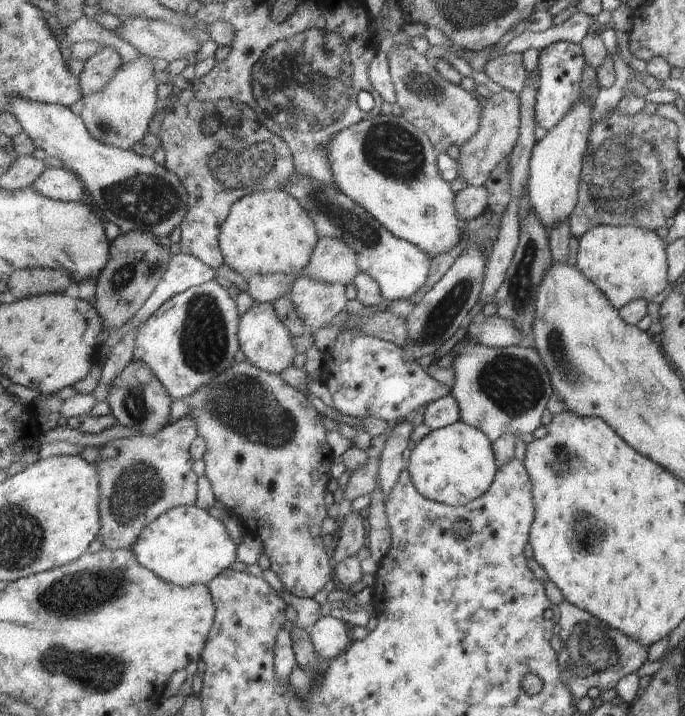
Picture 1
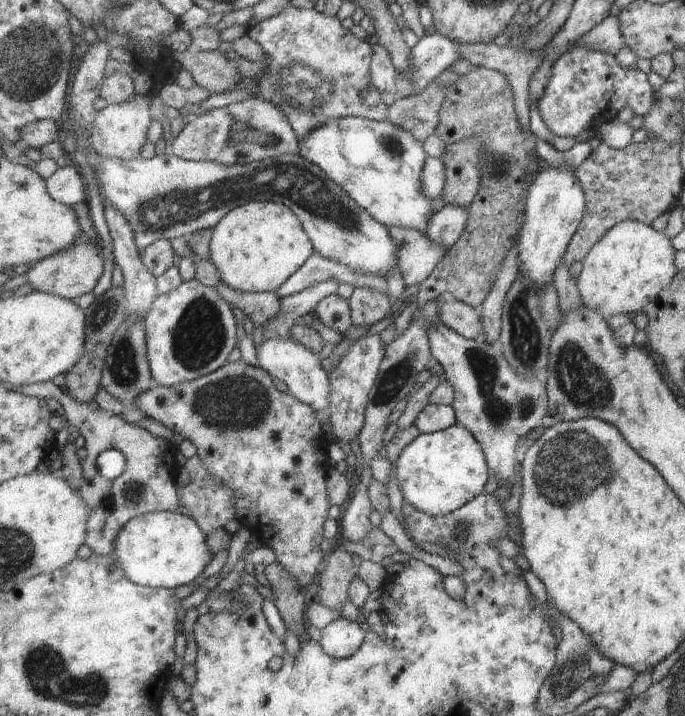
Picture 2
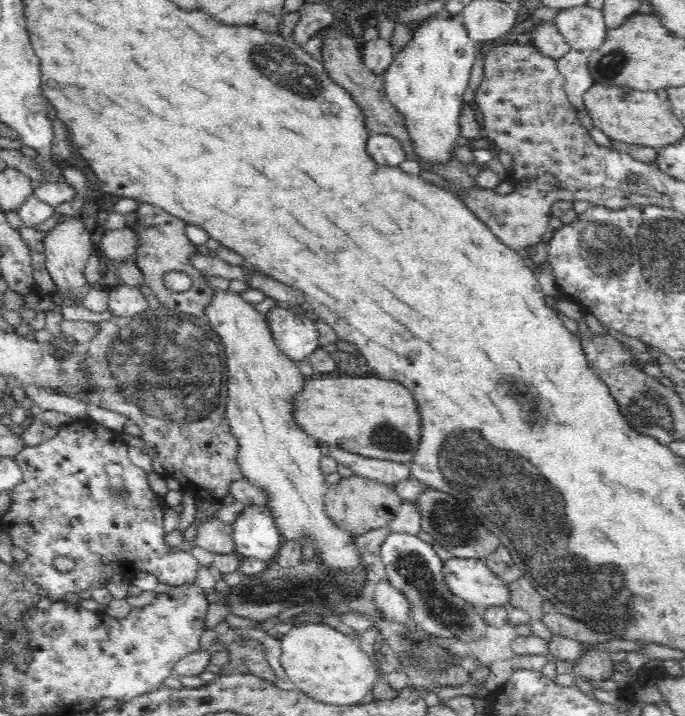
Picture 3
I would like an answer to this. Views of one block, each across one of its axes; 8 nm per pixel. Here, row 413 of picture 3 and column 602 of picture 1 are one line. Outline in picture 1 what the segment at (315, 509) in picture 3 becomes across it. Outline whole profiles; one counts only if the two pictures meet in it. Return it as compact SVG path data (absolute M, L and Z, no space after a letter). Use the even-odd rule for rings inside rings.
M600 225L600 228L592 228L578 239L575 267L607 295L616 309L640 298L646 302L659 299L669 283L664 241L655 231L642 226Z

